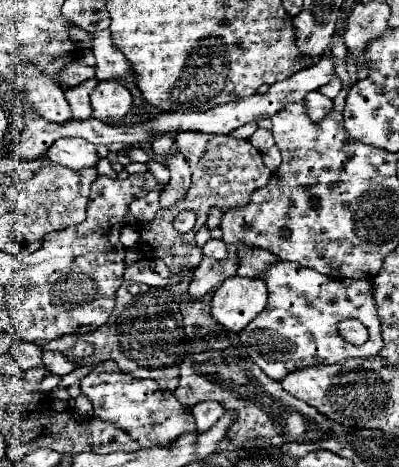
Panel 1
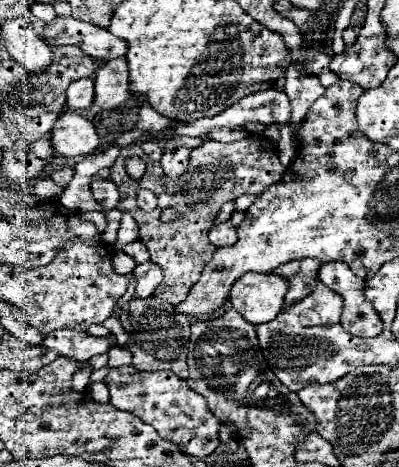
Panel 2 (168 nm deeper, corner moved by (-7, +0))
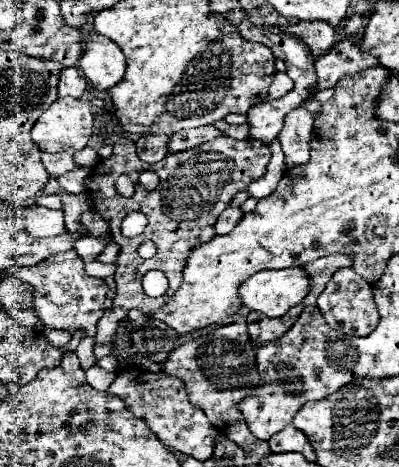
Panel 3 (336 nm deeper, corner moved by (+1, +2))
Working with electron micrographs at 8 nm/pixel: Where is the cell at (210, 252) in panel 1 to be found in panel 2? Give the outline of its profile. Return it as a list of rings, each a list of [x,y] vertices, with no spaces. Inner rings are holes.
[[[228,221],[220,223],[220,225],[214,225],[210,229],[210,241],[216,247],[224,247],[224,245],[236,243],[236,225],[232,225]]]

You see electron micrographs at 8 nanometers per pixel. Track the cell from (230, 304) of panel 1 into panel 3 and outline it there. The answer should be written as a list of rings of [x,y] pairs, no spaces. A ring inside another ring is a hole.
[[[302,267],[260,271],[248,277],[238,289],[242,305],[266,317],[282,317],[288,309],[300,303],[310,289],[308,273]]]

